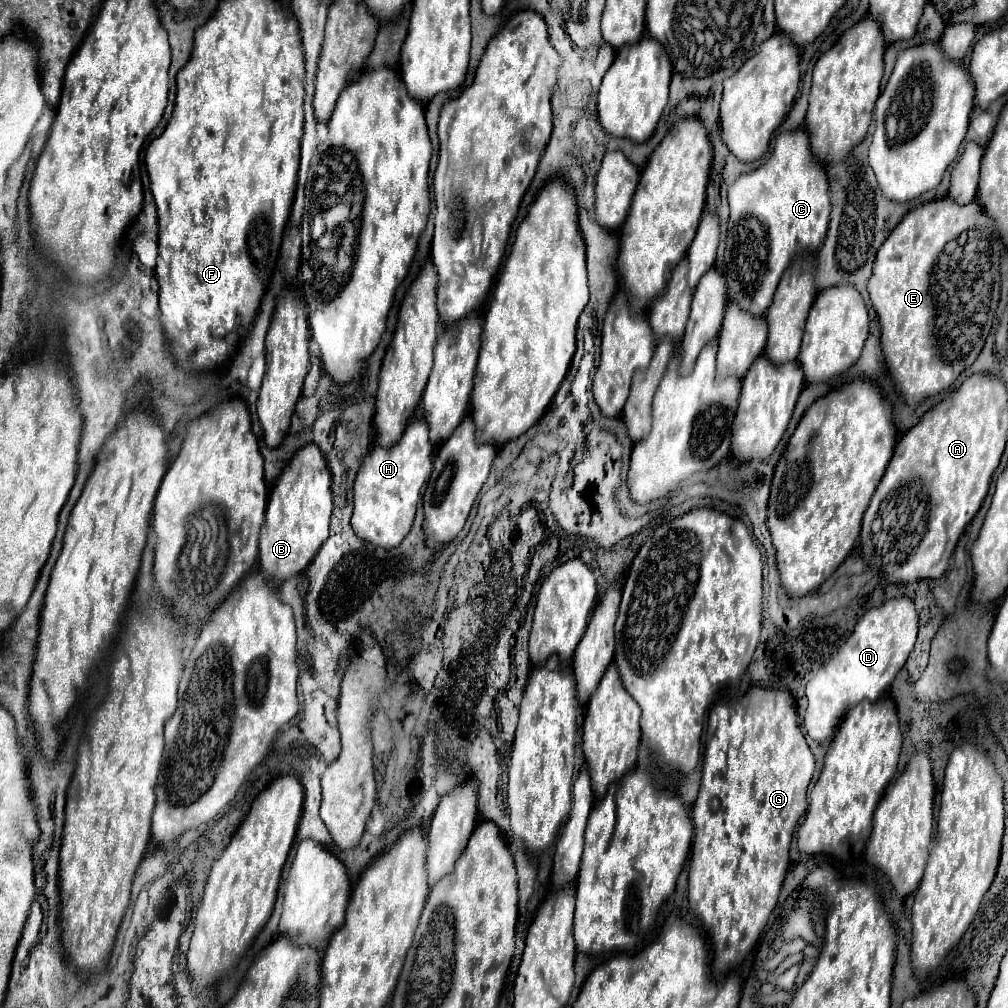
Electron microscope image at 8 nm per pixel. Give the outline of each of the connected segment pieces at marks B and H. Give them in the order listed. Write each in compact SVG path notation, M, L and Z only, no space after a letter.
M314 444L298 450L278 478L268 500L266 522L260 530L260 568L268 576L268 580L278 584L300 574L328 538L332 514L330 484L332 480L330 470L326 468L324 454Z
M420 416L406 426L402 440L394 448L382 448L378 444L372 446L354 484L352 528L360 540L390 550L406 538L416 516L422 488L432 472L432 458L434 446L428 438L428 426Z

